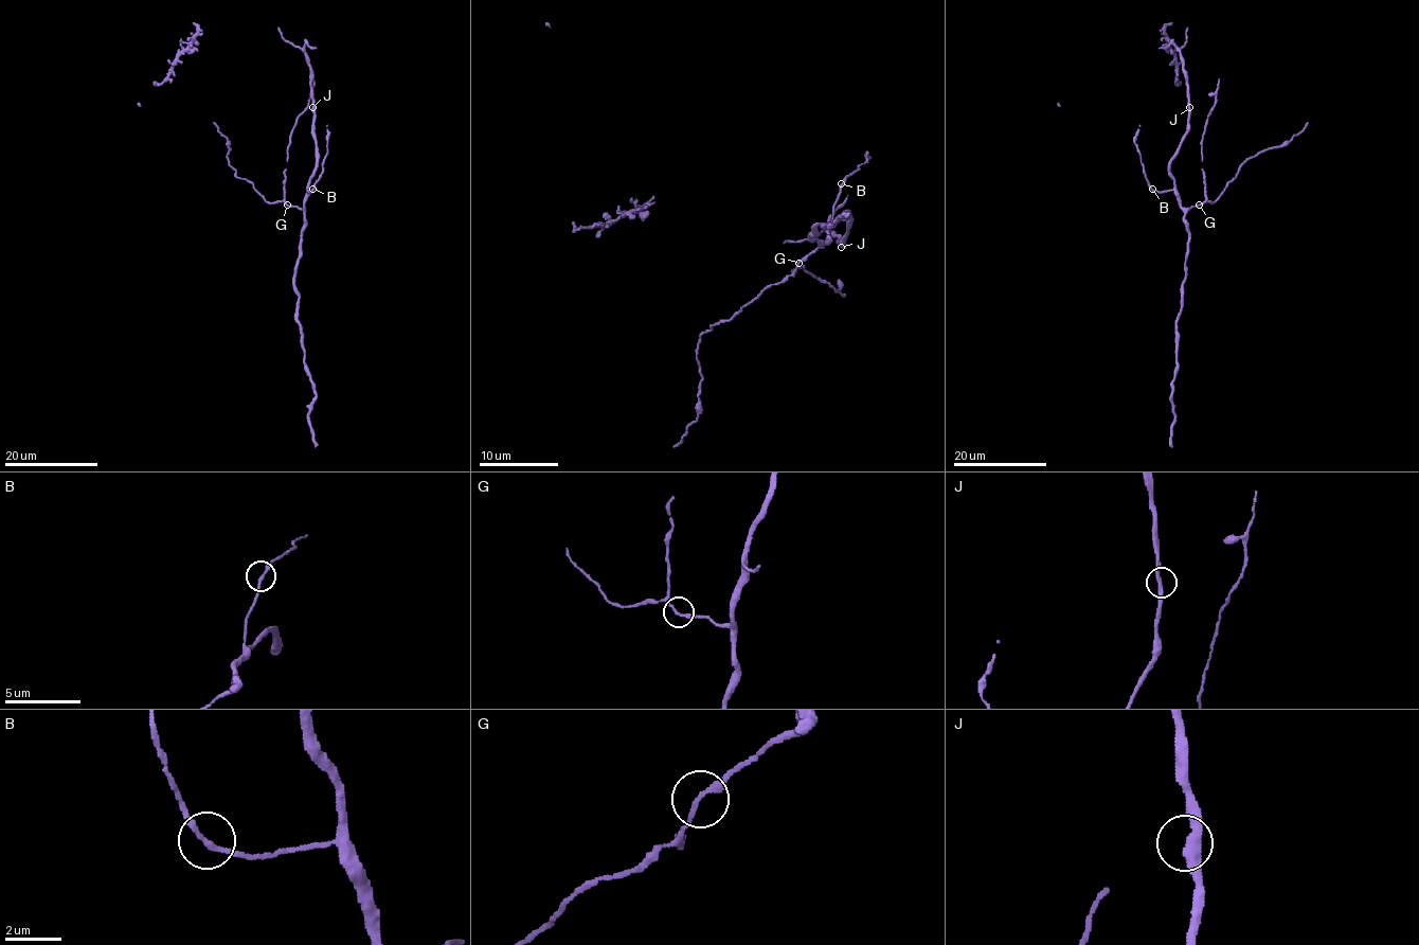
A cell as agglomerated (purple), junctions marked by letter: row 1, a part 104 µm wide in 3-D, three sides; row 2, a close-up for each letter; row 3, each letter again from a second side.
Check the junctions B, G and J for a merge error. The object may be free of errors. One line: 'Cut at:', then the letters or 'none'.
Cut at: none

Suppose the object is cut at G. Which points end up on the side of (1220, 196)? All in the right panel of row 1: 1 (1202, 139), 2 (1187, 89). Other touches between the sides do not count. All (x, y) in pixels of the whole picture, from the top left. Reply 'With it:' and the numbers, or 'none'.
With it: 1

